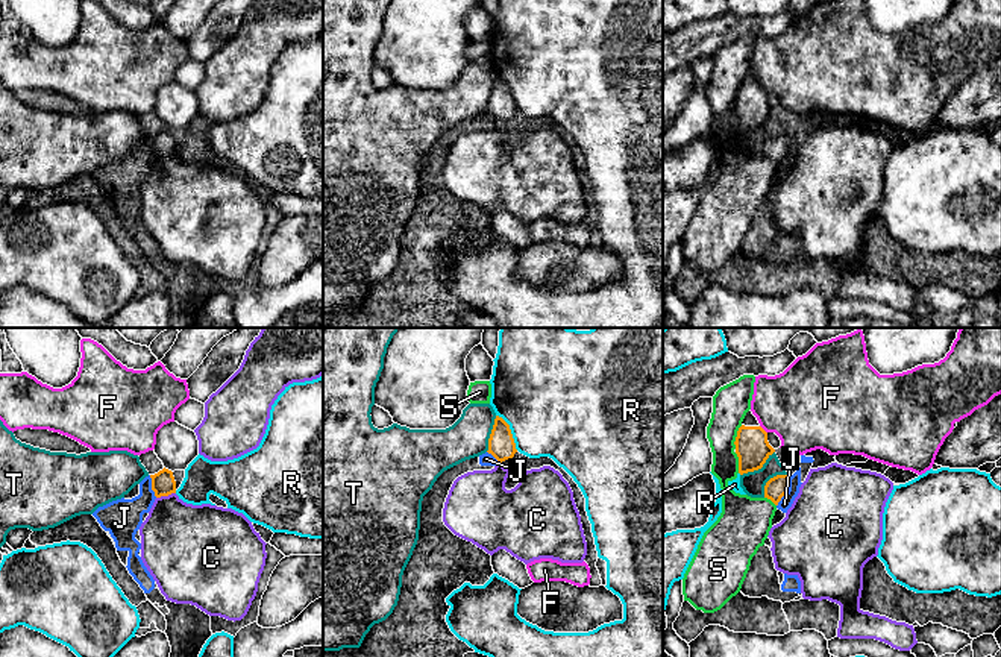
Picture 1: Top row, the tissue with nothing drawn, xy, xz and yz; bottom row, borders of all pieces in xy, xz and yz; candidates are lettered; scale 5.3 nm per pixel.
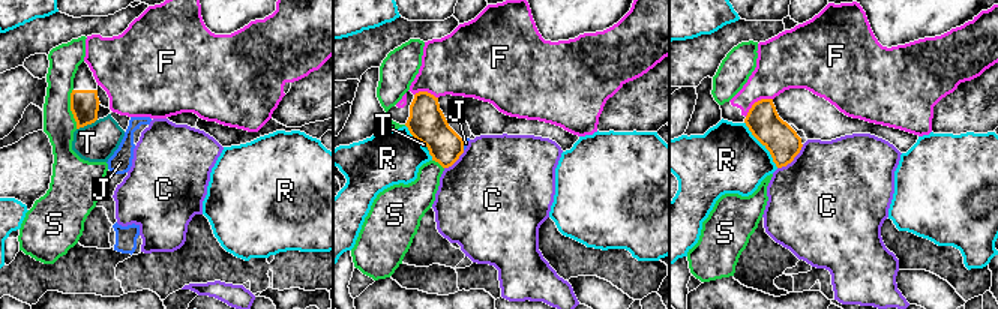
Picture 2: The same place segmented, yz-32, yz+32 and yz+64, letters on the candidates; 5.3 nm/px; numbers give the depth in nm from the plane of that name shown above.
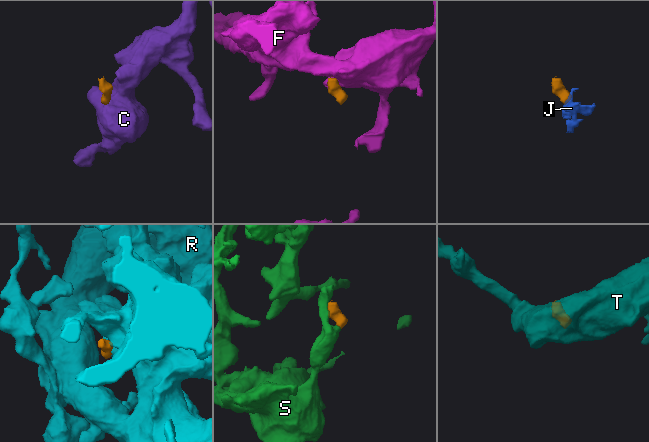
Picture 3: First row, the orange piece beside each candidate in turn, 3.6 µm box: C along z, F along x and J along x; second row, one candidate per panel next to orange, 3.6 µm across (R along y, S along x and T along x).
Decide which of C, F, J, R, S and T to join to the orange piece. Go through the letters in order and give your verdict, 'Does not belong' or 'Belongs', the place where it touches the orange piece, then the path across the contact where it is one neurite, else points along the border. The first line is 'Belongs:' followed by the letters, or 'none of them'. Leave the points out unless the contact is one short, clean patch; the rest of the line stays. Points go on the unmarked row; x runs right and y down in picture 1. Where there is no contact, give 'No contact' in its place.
Belongs: none of them
C: Does not belong. Touches orange at xy (166, 155). Boundary: xy (175, 152), (156, 158)
F: Does not belong. Touches orange at yz (763, 90). Boundary: yz (760, 85), (766, 93)
J: Does not belong. Touches orange at yz (787, 149). Boundary: yz (790, 135), (787, 152), (777, 166)
R: Does not belong. Touches orange at xz (510, 91). Boundary: xz (496, 75), (508, 85), (517, 110)
S: Does not belong. Touches orange at yz (736, 97)
T: Does not belong. Touches orange at yz (759, 128). Boundary: yz (774, 111), (760, 128), (740, 135)

